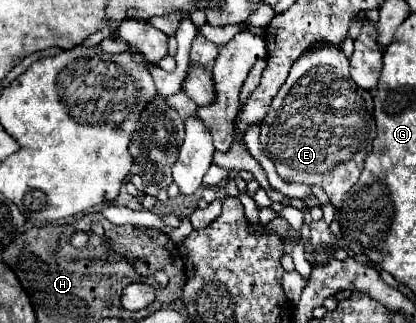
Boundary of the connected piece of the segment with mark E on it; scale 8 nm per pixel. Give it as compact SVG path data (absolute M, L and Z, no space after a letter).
M315 44L311 52L305 52L293 66L291 72L279 88L271 108L261 124L261 146L267 152L267 158L275 164L277 174L293 184L321 186L329 196L335 208L341 208L343 196L353 188L359 180L367 154L371 152L371 142L375 140L377 126L373 118L373 98L365 88L359 88L349 76L349 60L339 46L333 44Z

